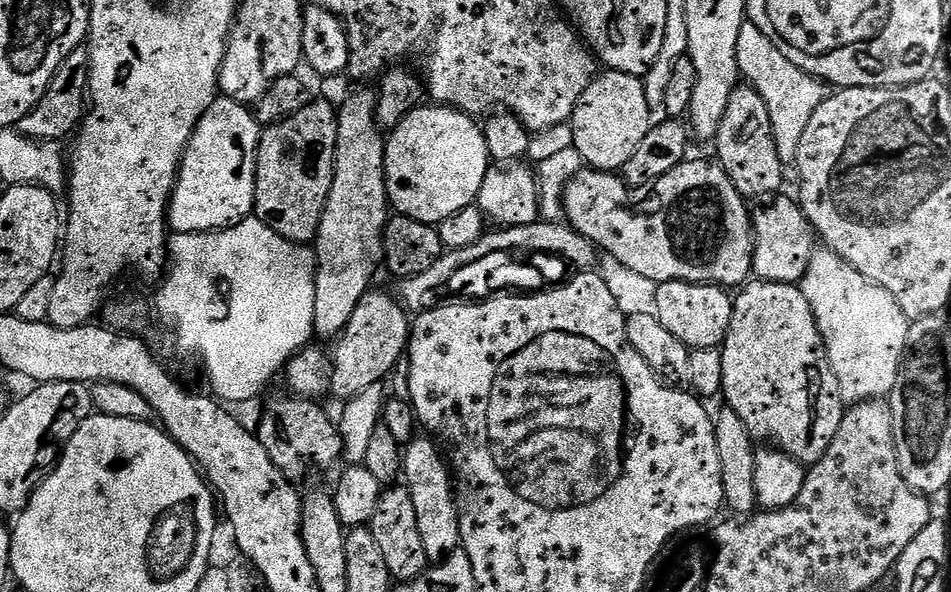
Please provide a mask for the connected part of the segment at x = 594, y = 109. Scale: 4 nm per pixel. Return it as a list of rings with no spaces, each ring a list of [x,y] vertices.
[[[611,70],[603,74],[593,79],[574,110],[570,121],[574,134],[572,146],[582,154],[589,169],[619,173],[638,154],[638,146],[642,146],[646,134],[654,127],[654,109],[646,98],[641,77]]]

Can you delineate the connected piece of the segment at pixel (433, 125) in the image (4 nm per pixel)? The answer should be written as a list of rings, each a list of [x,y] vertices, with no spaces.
[[[447,106],[428,107],[415,108],[387,137],[384,177],[389,205],[399,215],[439,226],[450,214],[476,204],[490,157],[483,127],[467,112]]]

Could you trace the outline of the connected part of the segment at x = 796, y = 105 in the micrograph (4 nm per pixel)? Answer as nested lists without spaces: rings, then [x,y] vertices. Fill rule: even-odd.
[[[750,22],[744,23],[738,34],[736,57],[738,66],[742,70],[760,68],[758,91],[766,102],[766,108],[770,110],[770,122],[774,130],[774,142],[778,146],[778,154],[785,162],[795,161],[802,142],[802,134],[806,134],[806,126],[810,126],[810,118],[814,118],[814,110],[818,110],[818,106],[822,106],[826,98],[825,85],[816,77],[794,66],[794,62],[790,62],[790,58],[786,58],[786,54],[782,54],[782,50],[778,50],[778,46],[774,46],[774,42],[766,38],[766,34],[762,34],[762,30],[758,30],[758,26]]]

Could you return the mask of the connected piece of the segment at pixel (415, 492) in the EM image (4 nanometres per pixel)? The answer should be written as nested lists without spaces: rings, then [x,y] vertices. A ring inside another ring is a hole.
[[[431,438],[413,439],[403,449],[403,479],[414,498],[414,512],[418,514],[418,534],[422,534],[422,546],[426,546],[429,561],[439,562],[461,547],[460,511],[456,508],[454,477],[442,455],[441,449]]]

